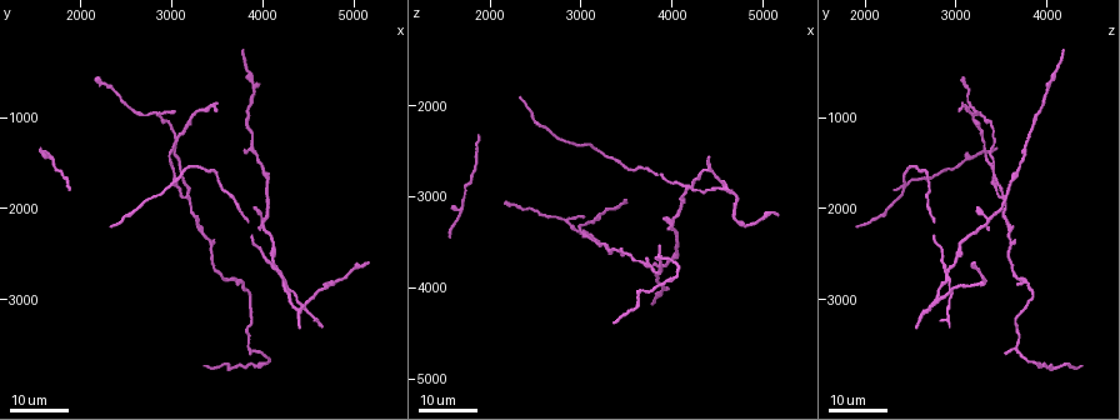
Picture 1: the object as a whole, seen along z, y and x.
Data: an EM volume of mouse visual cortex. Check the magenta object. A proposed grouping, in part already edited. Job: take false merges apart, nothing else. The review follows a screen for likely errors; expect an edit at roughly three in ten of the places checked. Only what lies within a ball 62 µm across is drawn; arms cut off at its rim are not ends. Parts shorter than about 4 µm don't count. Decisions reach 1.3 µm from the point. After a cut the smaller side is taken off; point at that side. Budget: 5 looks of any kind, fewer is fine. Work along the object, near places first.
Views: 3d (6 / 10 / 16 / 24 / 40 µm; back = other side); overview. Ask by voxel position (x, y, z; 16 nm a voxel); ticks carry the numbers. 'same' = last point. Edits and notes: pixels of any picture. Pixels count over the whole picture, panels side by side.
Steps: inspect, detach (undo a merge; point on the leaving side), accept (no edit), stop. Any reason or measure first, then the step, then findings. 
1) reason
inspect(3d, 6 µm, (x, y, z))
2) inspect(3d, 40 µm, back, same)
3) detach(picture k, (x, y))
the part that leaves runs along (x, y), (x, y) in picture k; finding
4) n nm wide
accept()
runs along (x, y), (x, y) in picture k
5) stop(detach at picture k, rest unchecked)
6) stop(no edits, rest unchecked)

sudden change in width
inspect(3d, 24 µm, (3850, 3550, 3650))

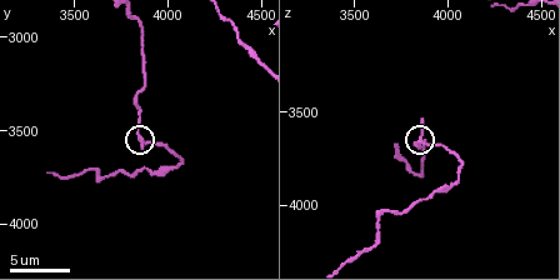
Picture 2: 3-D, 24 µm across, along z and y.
zoom in
inspect(3d, 10 µm, (3860, 3540, 3640))

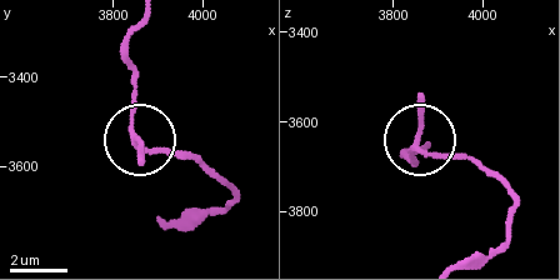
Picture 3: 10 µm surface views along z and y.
3 arms
accept()
runs along (428, 141), (406, 155), (413, 163), (415, 146), (475, 160) in picture 3; one cell here

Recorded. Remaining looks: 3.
inspect(3d, 24 µm, (3200, 1850, 3500))

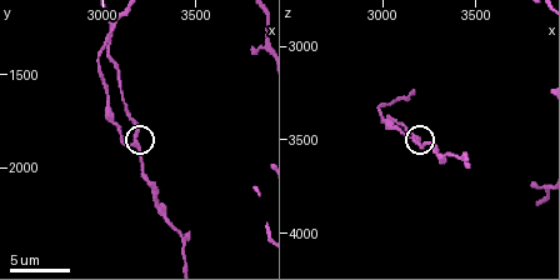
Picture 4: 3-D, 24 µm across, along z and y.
inspect(3d, 10 µm, (3160, 1860, 3500))

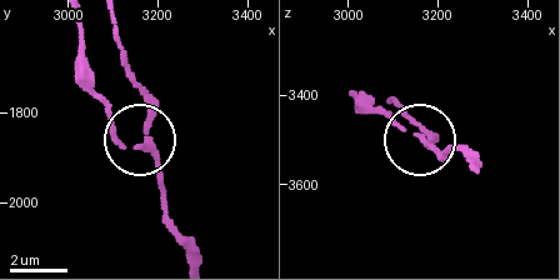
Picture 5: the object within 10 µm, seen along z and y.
accept()
continuous, no second cell

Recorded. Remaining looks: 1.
stop(no edits, rest unchecked)

